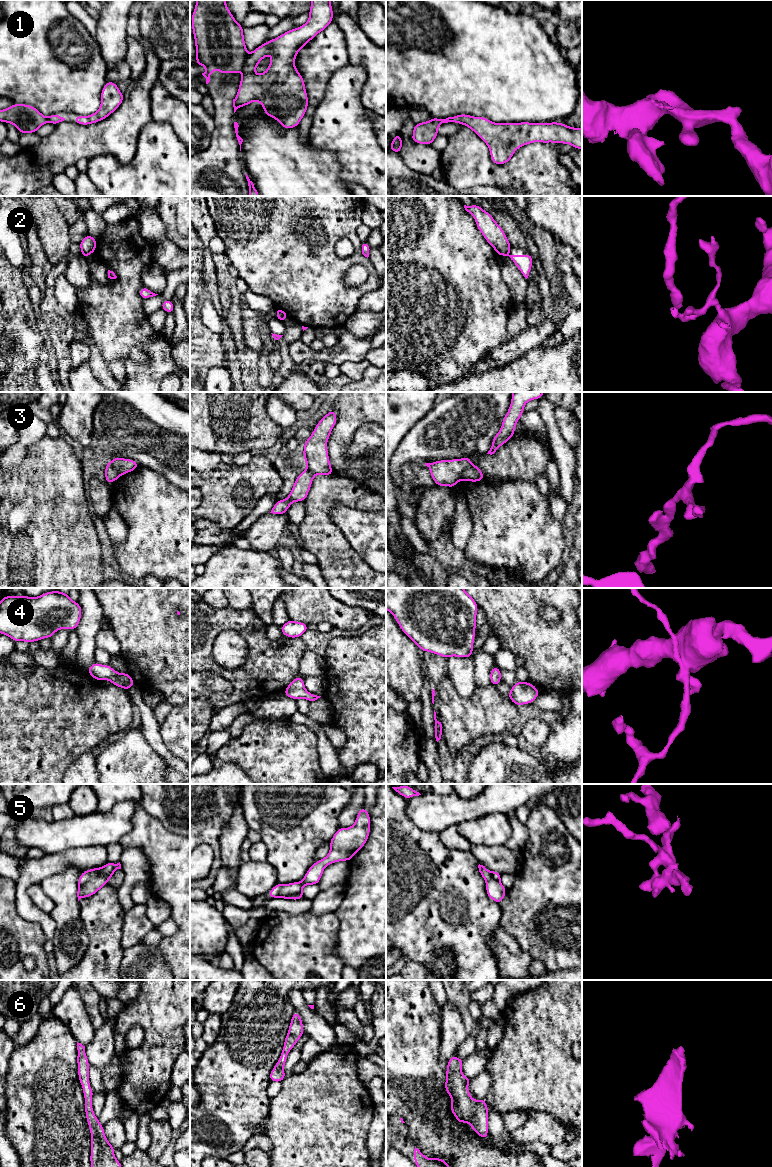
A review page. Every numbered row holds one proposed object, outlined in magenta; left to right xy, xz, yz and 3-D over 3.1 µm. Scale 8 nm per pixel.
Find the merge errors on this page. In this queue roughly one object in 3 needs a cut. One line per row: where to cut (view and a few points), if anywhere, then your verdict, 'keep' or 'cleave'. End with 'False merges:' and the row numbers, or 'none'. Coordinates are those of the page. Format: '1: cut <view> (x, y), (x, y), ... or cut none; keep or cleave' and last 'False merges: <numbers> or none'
1: cut xz (246, 56), (242, 66); cleave
2: cut xz (279, 319), (282, 321); cleave
3: cut yz (470, 462), (462, 478); cleave
4: cut none; keep
5: cut none; keep
6: cut none; keep
False merges: 1, 2, 3

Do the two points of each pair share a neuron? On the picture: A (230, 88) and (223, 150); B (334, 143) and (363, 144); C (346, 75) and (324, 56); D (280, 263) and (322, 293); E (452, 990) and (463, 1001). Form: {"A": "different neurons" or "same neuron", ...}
{"A": "same neuron", "B": "same neuron", "C": "different neurons", "D": "same neuron", "E": "same neuron"}

